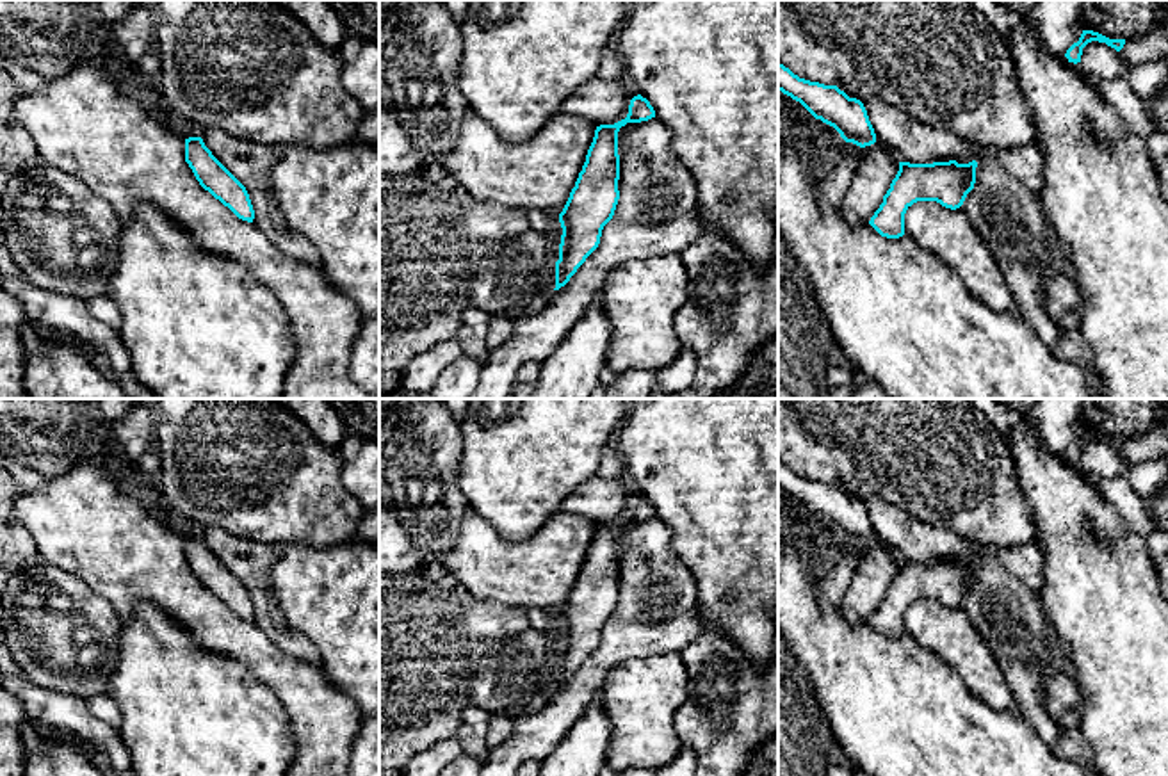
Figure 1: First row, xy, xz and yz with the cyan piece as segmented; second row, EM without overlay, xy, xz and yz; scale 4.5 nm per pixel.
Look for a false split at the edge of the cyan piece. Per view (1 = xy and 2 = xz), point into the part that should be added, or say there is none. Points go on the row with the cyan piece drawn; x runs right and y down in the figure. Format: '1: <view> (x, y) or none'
1: none
2: none

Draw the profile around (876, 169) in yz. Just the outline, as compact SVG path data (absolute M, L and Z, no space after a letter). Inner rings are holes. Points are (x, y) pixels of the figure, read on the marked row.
M880 142L864 148L864 155L856 164L856 171L839 208L848 224L856 228L871 221L899 171L899 162Z

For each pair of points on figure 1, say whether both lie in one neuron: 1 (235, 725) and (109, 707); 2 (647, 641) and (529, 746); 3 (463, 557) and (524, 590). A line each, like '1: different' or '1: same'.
1: different
2: same
3: same

